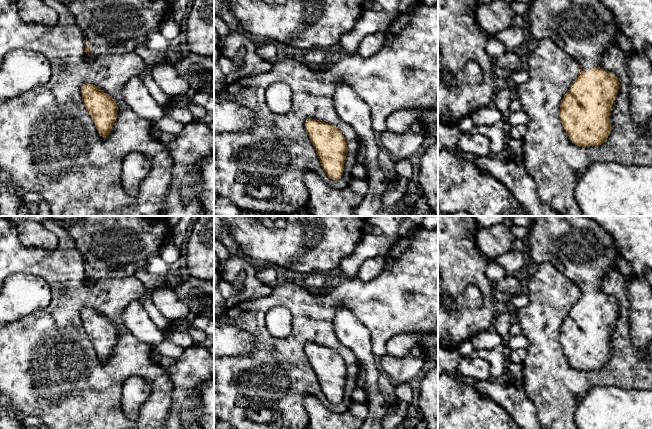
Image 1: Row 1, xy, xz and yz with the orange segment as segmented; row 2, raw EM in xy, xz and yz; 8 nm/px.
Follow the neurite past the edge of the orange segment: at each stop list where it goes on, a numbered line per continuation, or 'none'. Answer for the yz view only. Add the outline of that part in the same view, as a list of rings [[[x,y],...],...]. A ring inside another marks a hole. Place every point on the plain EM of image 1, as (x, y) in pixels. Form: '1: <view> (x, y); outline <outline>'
1: yz (584, 252); outline [[[535,216],[527,238],[527,252],[531,261],[537,265],[552,264],[582,290],[582,295],[600,291],[600,280],[617,269],[615,260],[619,253],[614,239],[604,228],[585,216]]]

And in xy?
1: xy (111, 246); outline [[[86,216],[71,223],[66,229],[74,239],[85,266],[88,267],[91,280],[135,276],[139,268],[146,266],[148,257],[159,254],[161,247],[172,236],[166,223],[166,216]]]

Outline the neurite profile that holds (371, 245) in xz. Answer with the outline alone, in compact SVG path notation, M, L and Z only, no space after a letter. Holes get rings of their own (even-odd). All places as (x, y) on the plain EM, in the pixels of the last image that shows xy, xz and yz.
M365 232L357 244L355 251L341 260L338 267L340 277L337 279L353 279L357 277L360 266L367 260L379 255L386 255L391 247L399 240L386 234L375 235Z

